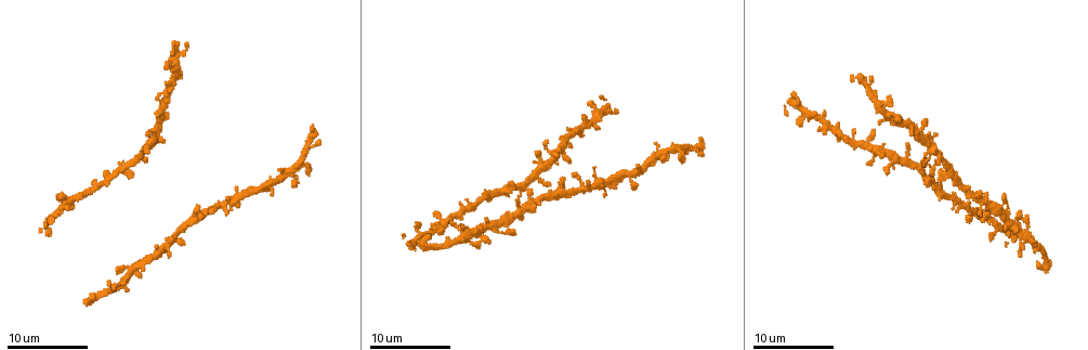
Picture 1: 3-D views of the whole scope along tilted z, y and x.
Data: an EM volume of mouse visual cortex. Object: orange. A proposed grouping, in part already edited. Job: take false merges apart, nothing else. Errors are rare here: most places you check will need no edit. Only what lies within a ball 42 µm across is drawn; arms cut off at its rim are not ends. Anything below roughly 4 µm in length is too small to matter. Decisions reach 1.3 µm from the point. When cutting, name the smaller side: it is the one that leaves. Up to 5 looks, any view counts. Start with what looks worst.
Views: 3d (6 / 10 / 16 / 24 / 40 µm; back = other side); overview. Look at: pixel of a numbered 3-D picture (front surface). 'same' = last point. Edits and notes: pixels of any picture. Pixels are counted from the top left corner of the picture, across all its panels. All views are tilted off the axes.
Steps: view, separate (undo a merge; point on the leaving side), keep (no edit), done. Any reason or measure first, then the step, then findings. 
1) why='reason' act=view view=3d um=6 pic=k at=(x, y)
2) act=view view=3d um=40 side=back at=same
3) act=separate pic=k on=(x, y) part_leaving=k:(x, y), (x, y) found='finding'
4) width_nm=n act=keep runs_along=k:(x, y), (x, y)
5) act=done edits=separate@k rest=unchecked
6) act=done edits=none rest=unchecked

why='four arms meet' act=view view=3d um=10 pic=1 at=(951, 173)

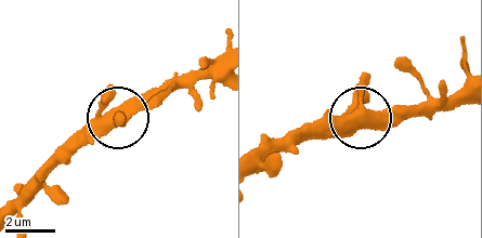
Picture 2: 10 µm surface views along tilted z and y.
arms=4 act=keep runs_along=2:(365, 98), (357, 117), (307, 133) found='all the same neuron'

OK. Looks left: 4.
act=view view=3d um=10 pic=1 at=(519, 185)

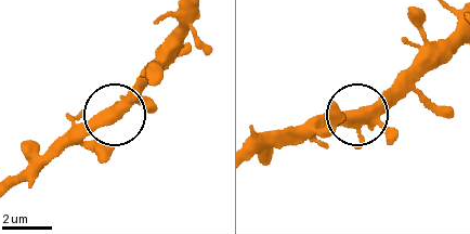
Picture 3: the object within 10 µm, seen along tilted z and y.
side_arm_um=19 act=keep found='all the same neuron'

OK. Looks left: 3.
why='side arm on a straight run' act=view view=3d um=10 pic=1 at=(72, 198)

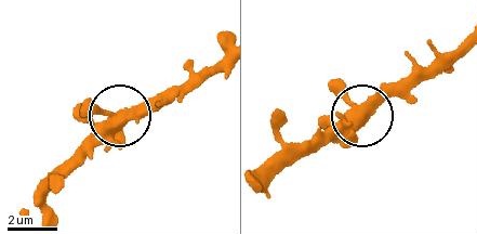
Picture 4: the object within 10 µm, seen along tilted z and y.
act=view view=3d um=10 side=back pic=4 at=(360, 110)

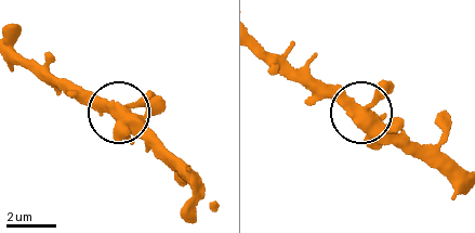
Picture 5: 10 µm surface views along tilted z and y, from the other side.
arms=3 act=keep found='continuous, no second neuron'

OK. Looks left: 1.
act=done edits=none rest=unchecked

